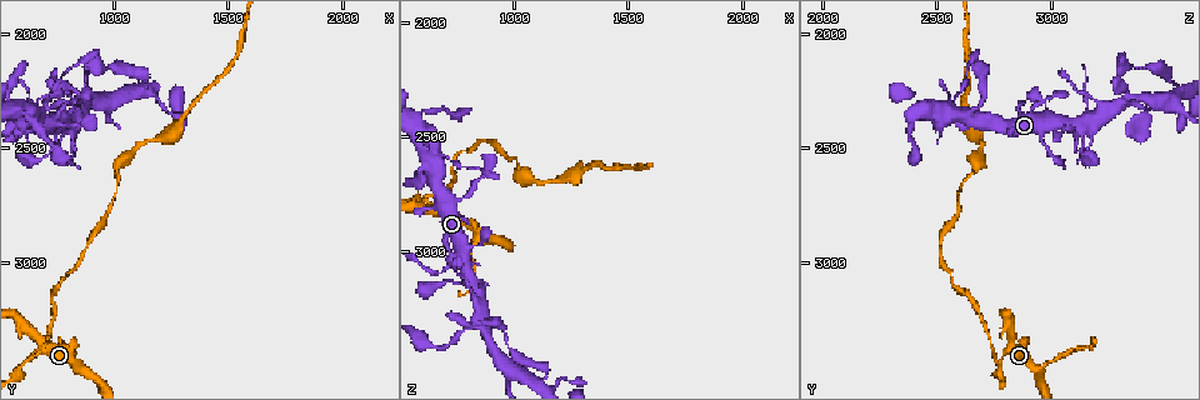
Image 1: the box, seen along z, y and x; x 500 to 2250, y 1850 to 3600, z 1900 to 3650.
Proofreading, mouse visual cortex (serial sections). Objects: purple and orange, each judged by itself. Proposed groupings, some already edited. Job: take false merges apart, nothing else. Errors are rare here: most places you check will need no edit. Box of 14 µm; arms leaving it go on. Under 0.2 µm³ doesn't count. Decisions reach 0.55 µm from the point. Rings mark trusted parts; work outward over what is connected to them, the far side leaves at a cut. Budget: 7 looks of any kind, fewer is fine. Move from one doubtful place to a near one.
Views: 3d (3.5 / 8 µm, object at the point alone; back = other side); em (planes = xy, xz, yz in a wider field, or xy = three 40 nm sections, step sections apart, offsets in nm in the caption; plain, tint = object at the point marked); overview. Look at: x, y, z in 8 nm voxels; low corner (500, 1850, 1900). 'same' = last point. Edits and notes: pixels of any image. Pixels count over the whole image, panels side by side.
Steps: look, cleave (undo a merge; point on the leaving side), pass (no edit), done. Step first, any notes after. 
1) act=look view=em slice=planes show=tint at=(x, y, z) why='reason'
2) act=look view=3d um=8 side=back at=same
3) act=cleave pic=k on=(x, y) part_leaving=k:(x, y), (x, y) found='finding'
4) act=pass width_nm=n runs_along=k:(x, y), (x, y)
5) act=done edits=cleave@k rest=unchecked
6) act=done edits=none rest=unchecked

act=look view=em slice=xy step=5 show=tint at=(600, 3430, 2770)

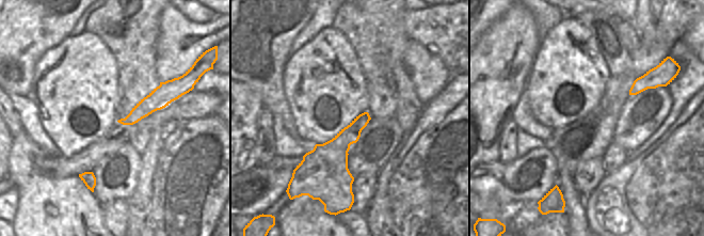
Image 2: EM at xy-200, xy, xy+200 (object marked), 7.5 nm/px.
act=look view=3d um=3.5 at=same why='wider look'

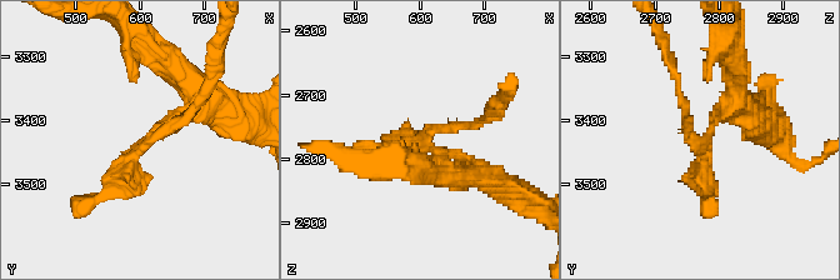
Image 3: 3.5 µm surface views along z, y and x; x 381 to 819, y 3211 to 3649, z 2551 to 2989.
act=cleave pic=3 on=(465, 125) arms=3 part_leaving=3:(426, 138), (476, 125), (495, 106) found='two cells meet here'

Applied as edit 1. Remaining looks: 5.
act=look view=overview why='redraw'

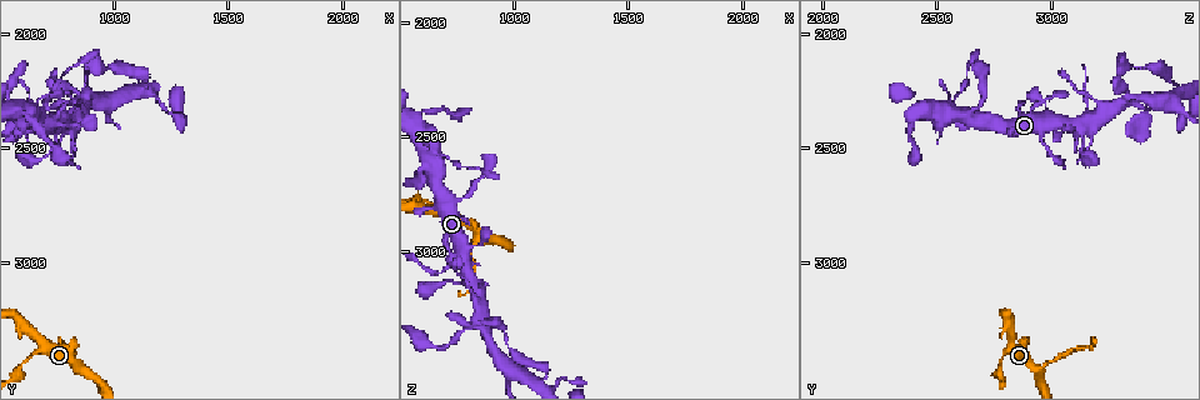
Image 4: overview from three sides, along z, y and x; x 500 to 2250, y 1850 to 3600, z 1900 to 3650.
act=look view=3d um=3.5 at=(860, 2300, 3320) why='branch point'

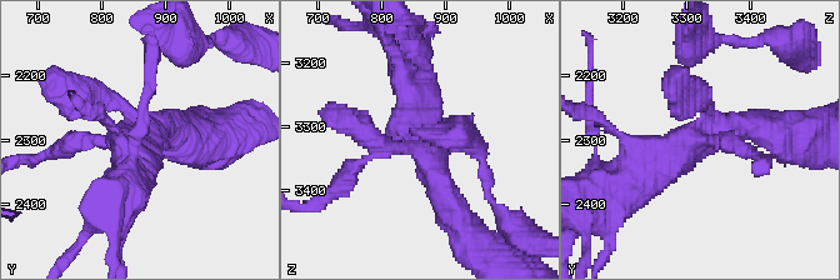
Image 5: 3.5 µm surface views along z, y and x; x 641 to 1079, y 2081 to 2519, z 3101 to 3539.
act=look view=em slice=xy step=1 show=tint at=same why='shape alone is not enough'

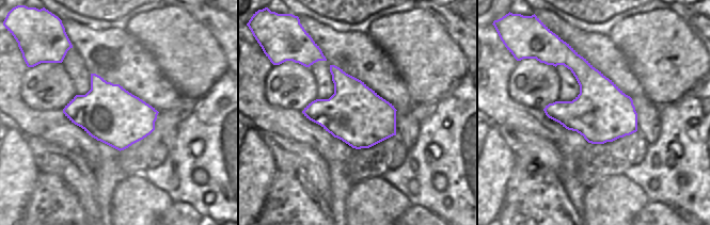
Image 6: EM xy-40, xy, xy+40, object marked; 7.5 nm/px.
act=look view=em slice=xy step=3 show=tint at=same why='another direction'

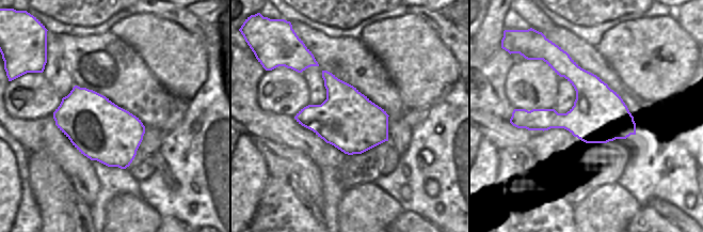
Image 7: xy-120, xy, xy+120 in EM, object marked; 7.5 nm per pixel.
act=pass found='continuous, no second cell'

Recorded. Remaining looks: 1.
act=done edits=cleave@3 rest=unchecked

